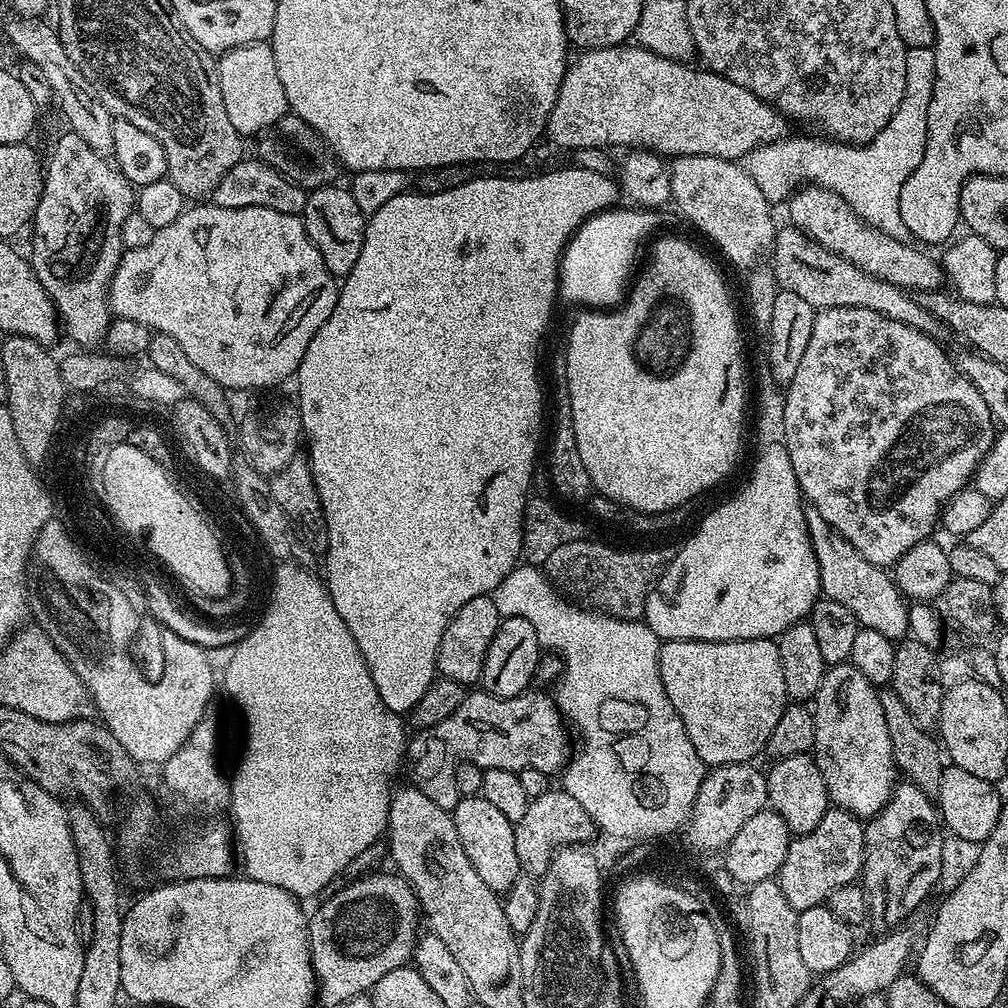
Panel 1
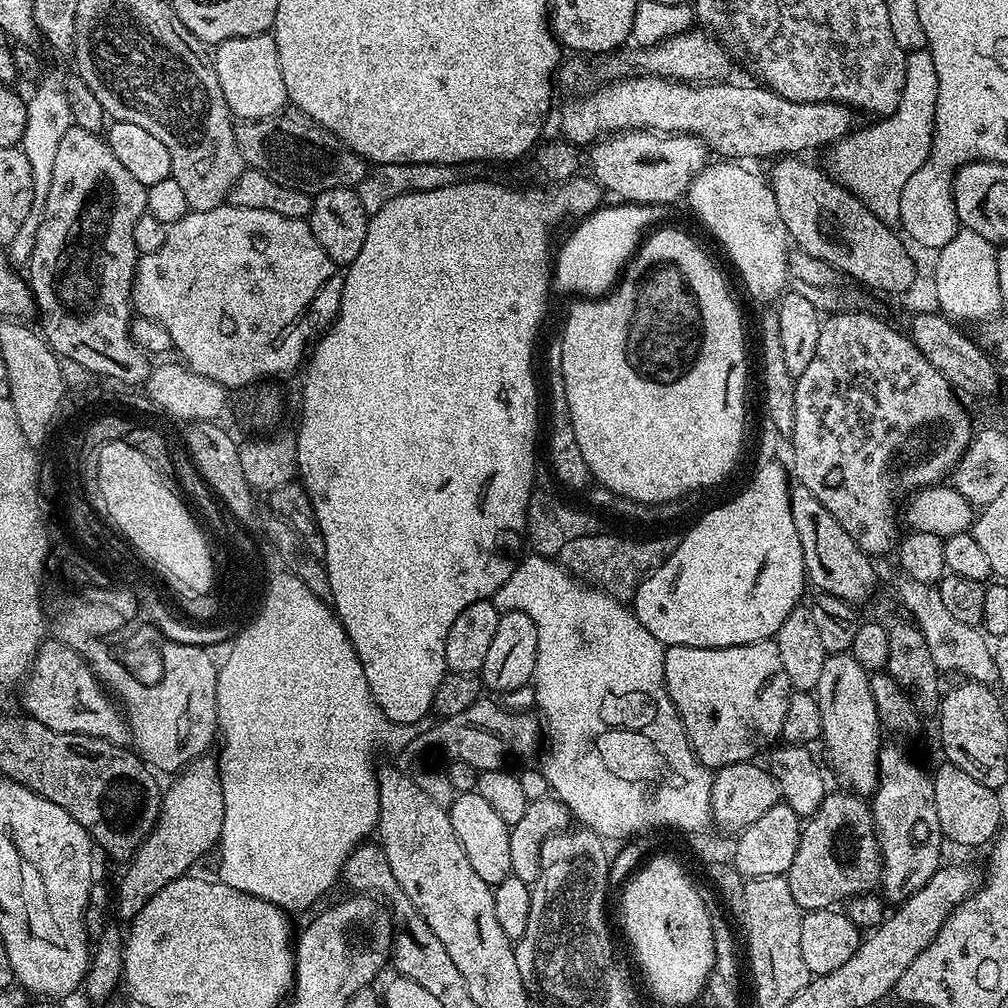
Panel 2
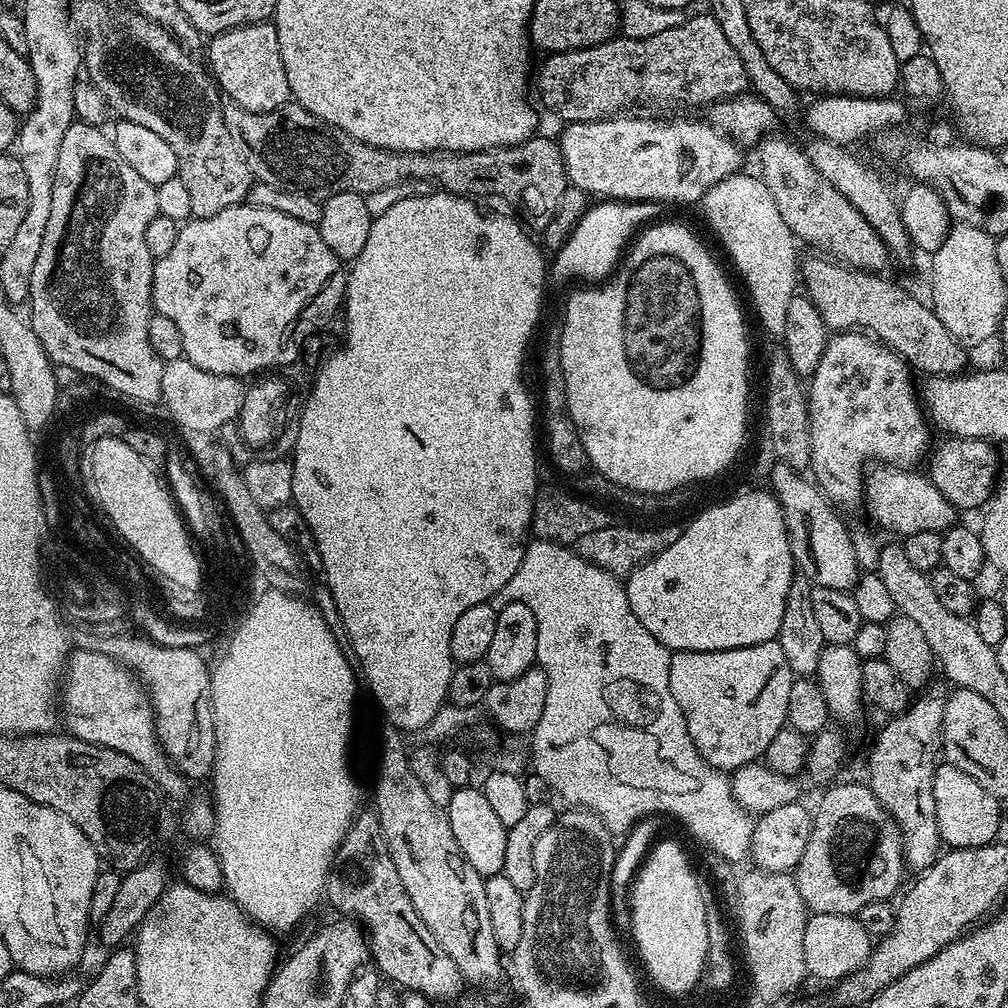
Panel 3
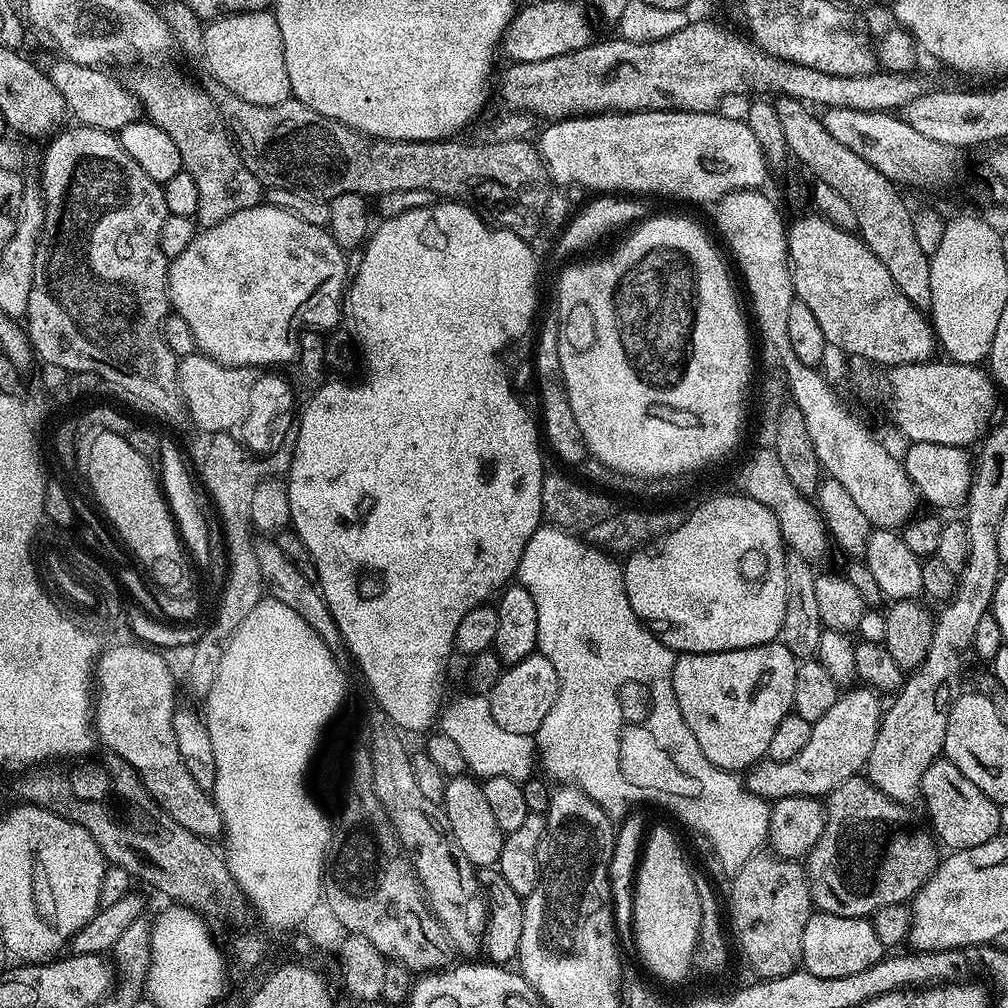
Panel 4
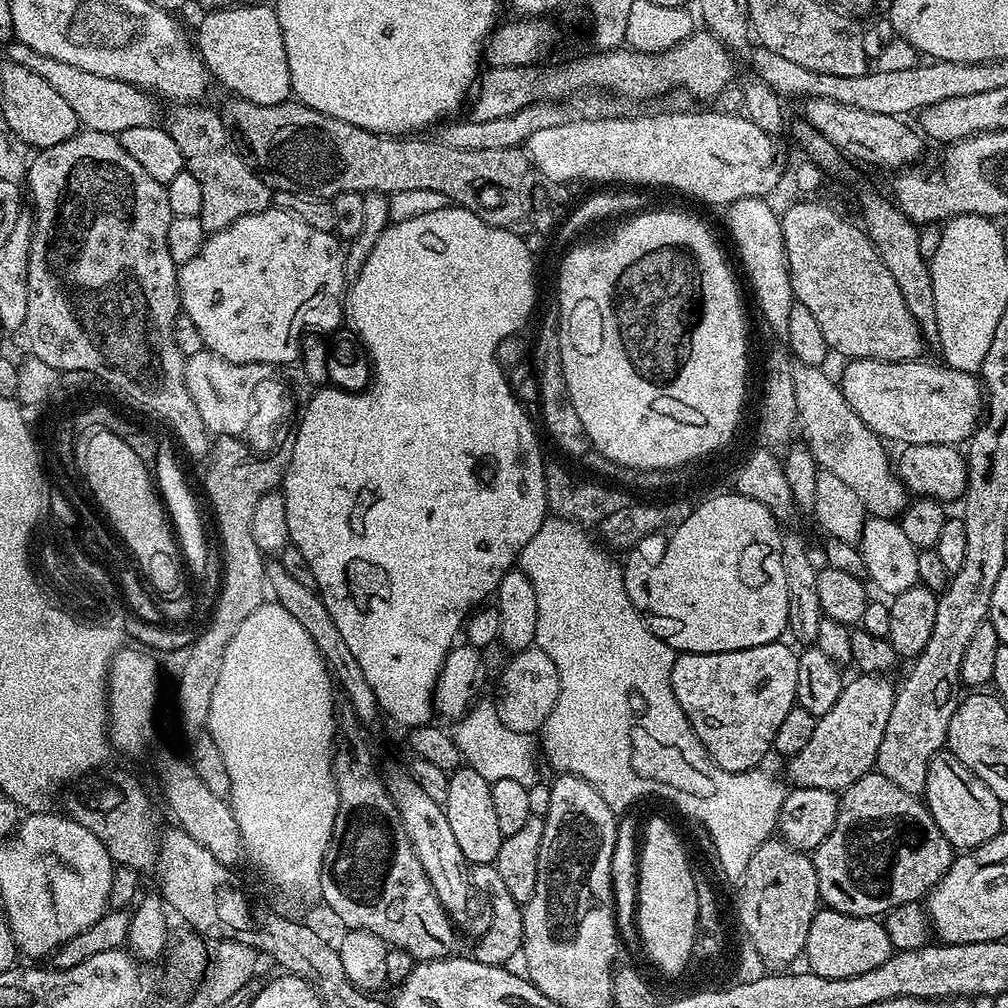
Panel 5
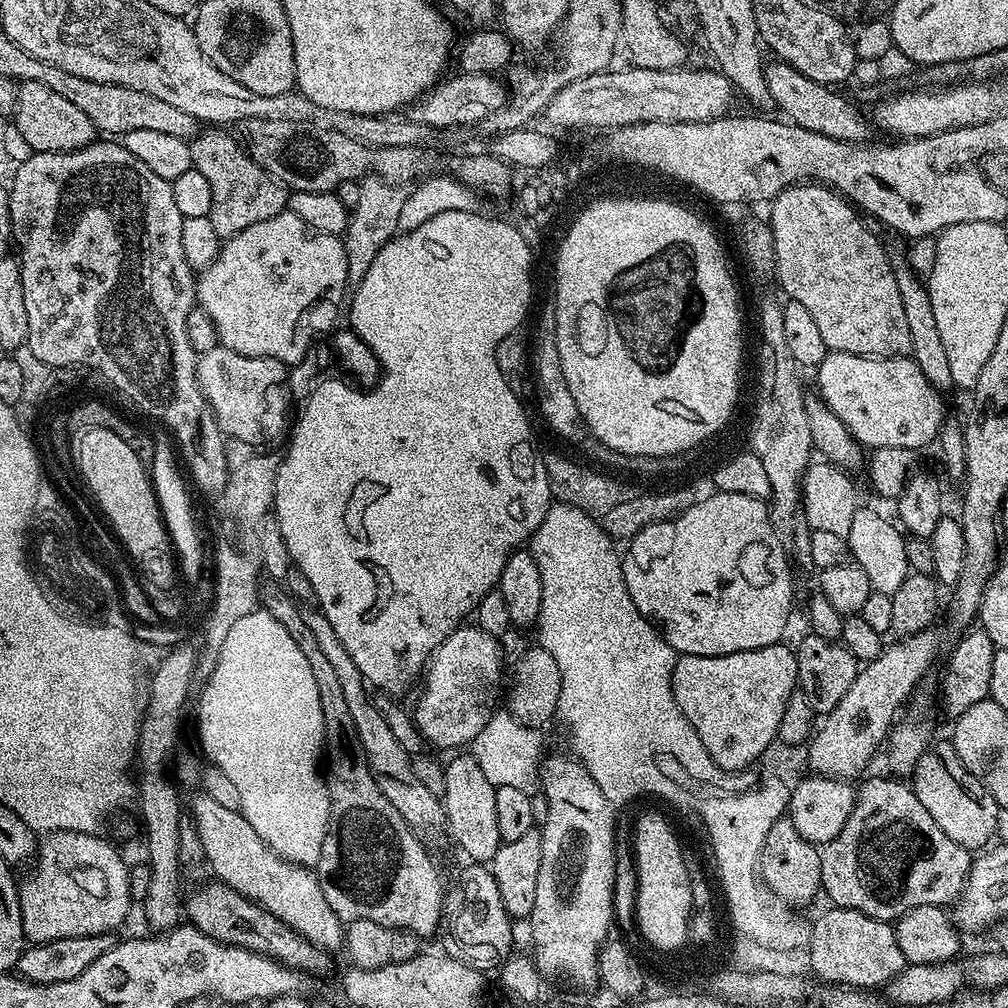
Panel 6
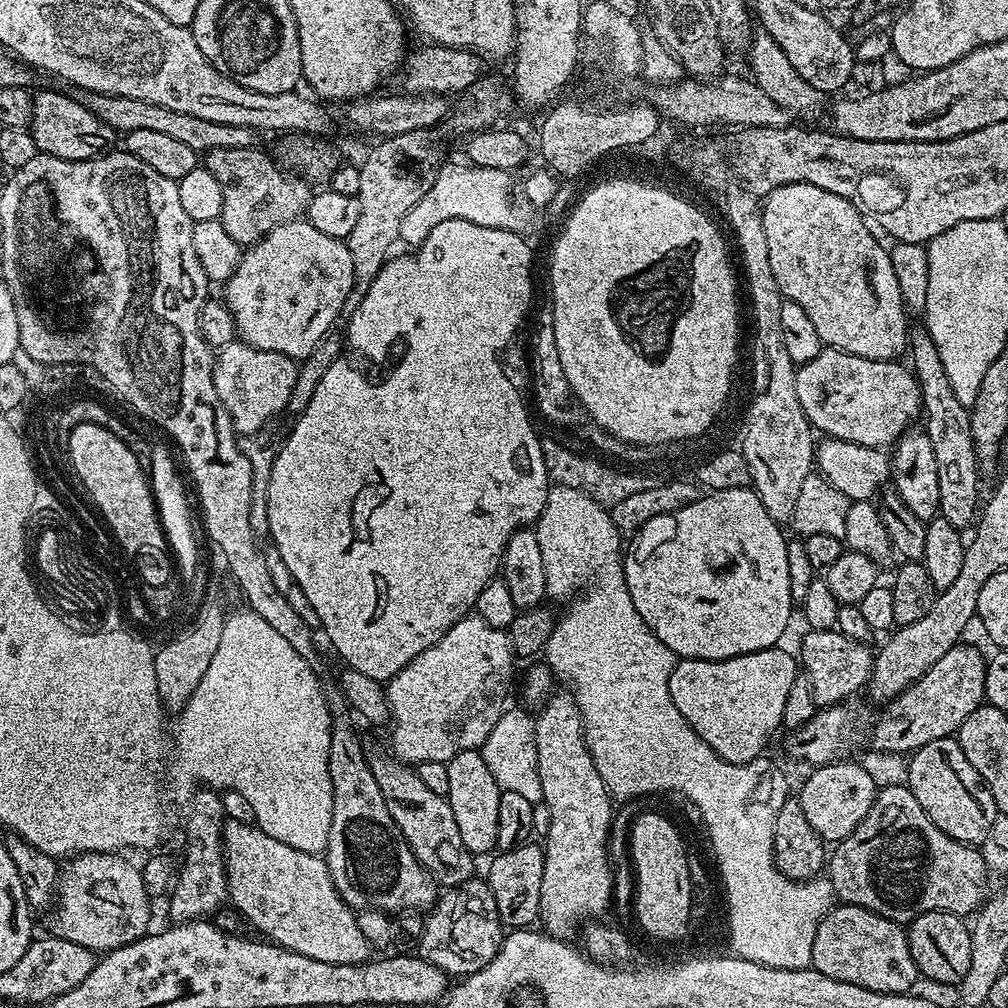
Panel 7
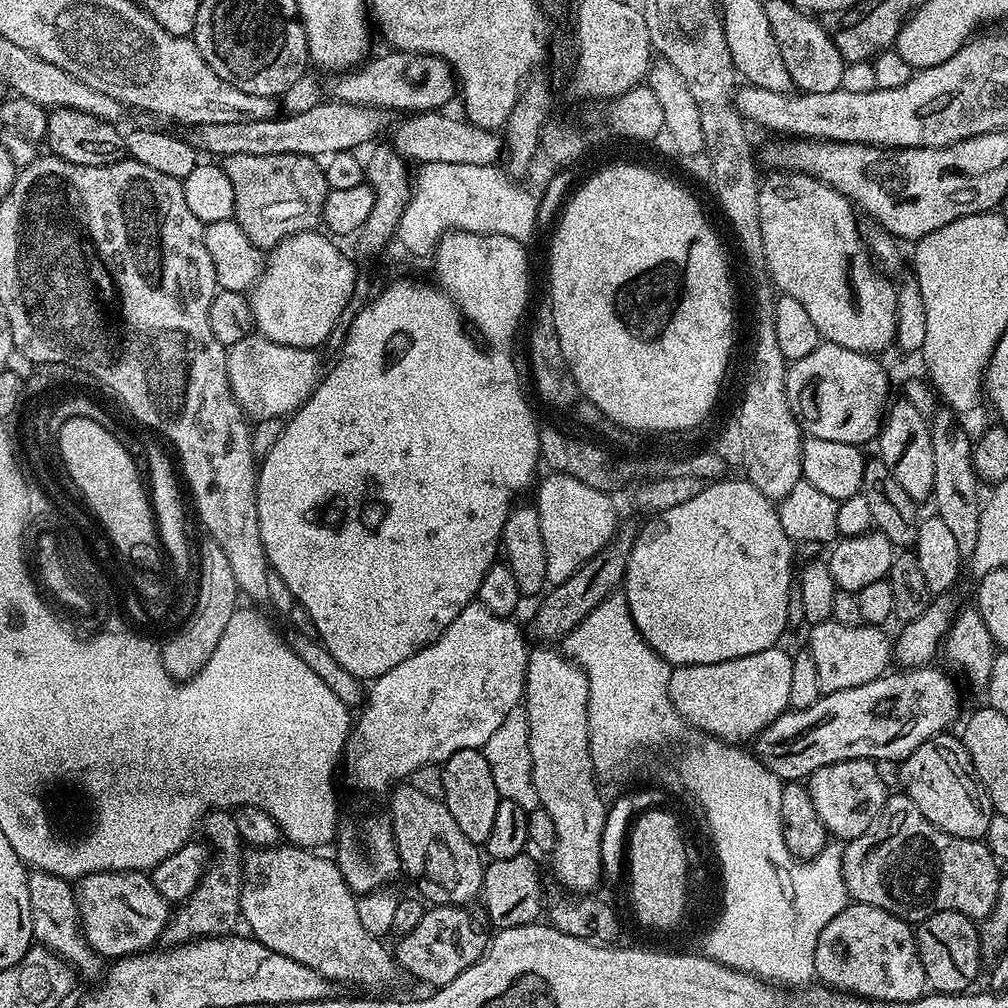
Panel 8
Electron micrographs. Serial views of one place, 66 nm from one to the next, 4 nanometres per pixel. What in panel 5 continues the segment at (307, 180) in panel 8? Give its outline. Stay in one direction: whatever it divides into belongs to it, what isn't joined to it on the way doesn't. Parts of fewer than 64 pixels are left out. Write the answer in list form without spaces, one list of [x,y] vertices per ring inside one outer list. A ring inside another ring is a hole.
[[[200,102],[181,103],[180,112],[173,114],[172,121],[167,121],[166,127],[174,142],[178,142],[178,150],[182,150],[185,169],[194,174],[202,185],[199,218],[204,224],[205,233],[211,234],[229,228],[235,220],[246,214],[263,212],[273,203],[274,192],[260,179],[251,163],[228,145],[230,130],[224,124],[223,115],[204,106]]]

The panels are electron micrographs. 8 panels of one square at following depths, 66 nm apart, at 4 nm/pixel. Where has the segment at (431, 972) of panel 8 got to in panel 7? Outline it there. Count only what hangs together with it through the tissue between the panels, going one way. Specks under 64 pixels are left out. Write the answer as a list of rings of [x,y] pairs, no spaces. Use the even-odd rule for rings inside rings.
[[[473,878],[461,884],[459,888],[451,893],[452,901],[448,904],[448,924],[452,927],[452,940],[456,943],[456,948],[443,948],[442,945],[436,944],[436,924],[431,918],[424,921],[424,932],[421,935],[418,945],[418,952],[425,960],[435,962],[438,967],[443,968],[449,974],[467,974],[482,970],[498,954],[500,941],[502,939],[502,925],[498,918],[498,906],[494,906],[494,894],[490,890],[487,879]]]

